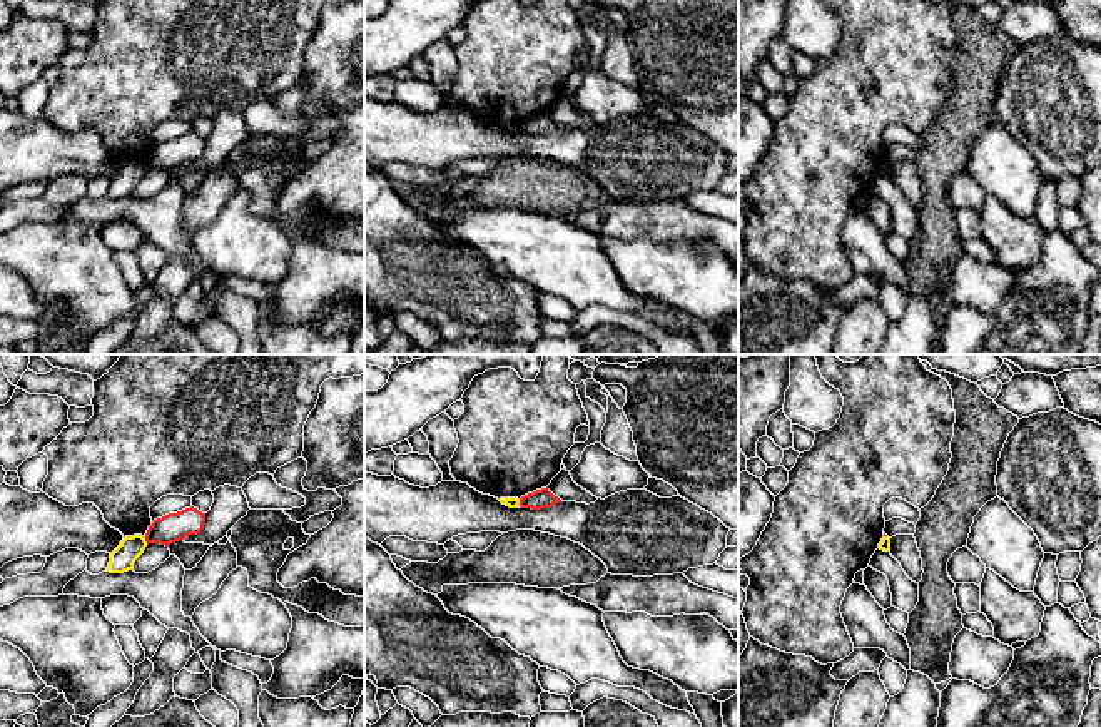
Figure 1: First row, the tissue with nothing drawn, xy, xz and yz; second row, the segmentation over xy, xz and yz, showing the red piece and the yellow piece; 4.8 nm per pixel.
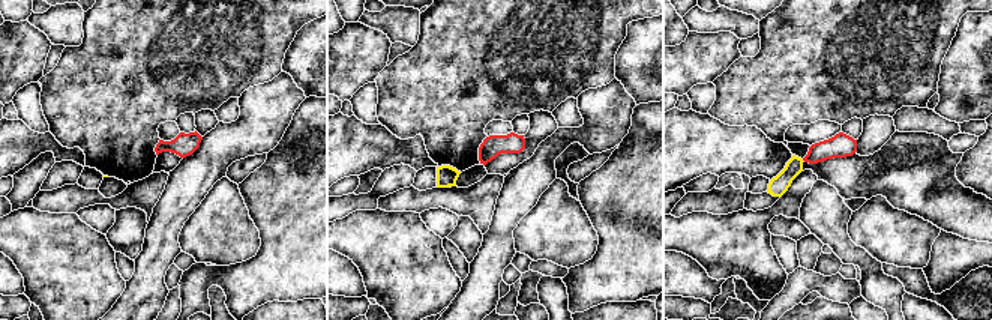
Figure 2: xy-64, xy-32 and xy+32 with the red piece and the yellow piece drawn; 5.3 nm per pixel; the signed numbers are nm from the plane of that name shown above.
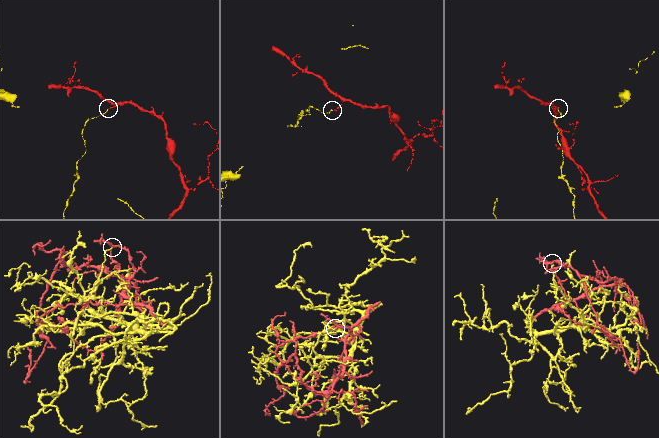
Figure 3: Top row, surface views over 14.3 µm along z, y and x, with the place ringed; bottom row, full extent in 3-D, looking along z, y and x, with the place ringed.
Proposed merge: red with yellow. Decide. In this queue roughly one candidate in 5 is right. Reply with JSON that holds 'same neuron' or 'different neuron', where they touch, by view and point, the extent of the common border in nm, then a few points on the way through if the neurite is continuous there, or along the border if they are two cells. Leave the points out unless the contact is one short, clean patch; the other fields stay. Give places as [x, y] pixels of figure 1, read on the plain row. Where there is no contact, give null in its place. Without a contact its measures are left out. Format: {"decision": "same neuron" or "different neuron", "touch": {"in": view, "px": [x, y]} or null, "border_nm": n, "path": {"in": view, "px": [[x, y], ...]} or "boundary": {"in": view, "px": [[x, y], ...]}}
{"decision": "different neuron", "touch": {"in": "xy", "px": [146, 166]}, "border_nm": 40, "boundary": {"in": "xy", "px": [[144, 164], [147, 169]]}}

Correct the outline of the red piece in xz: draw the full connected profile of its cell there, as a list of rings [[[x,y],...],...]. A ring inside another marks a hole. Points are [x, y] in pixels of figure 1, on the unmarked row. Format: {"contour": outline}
{"contour": [[[546,112],[546,114],[541,114],[541,115],[536,115],[533,119],[521,122],[520,132],[531,134],[531,135],[541,135],[541,134],[550,134],[560,127],[561,125],[558,122],[555,122]]]}

